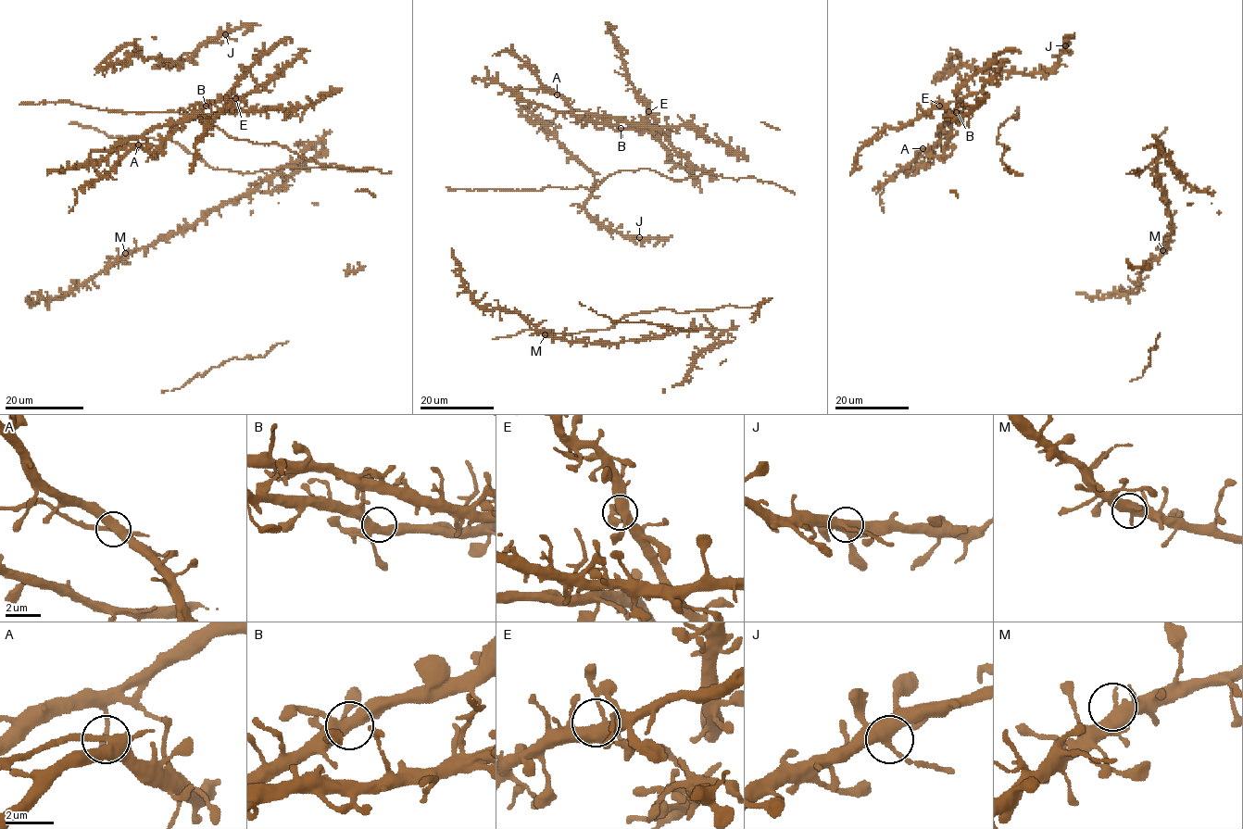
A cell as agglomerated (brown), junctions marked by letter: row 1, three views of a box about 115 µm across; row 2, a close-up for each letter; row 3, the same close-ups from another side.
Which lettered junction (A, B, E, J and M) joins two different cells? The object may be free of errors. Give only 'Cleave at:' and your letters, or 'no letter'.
Cleave at: A

